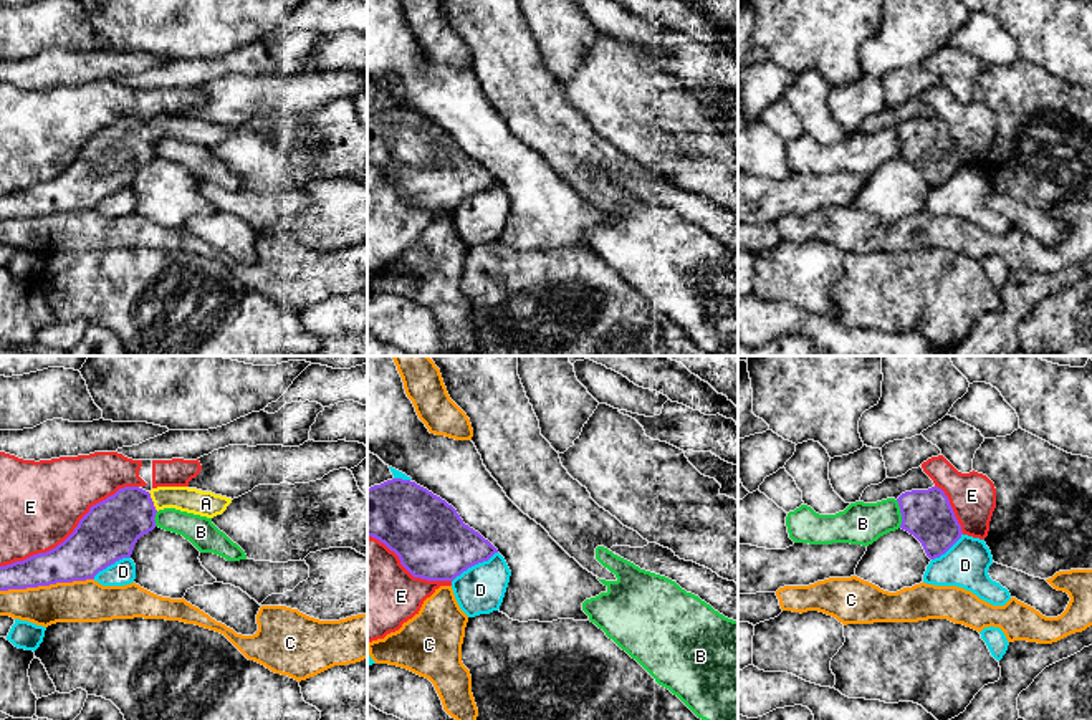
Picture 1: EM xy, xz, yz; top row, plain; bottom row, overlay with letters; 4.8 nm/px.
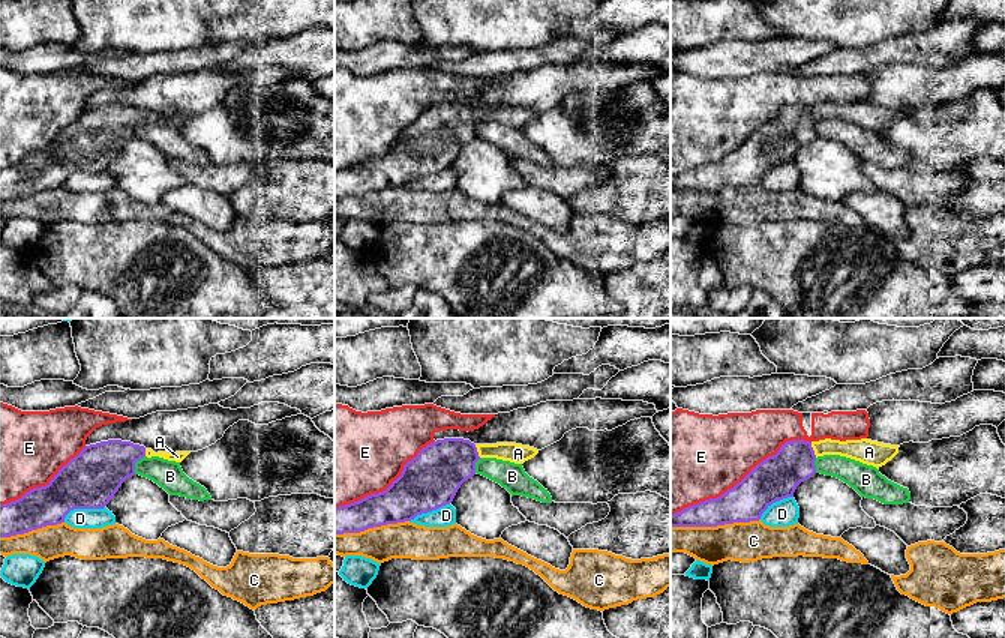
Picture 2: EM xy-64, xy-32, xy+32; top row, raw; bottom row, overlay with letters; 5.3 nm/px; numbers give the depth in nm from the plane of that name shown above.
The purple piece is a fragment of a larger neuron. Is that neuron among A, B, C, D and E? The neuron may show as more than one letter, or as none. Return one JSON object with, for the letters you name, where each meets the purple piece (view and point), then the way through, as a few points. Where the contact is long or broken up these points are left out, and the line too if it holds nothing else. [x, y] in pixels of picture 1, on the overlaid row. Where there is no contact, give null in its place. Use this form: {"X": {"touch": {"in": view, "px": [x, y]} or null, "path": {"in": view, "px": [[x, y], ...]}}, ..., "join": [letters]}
{"A": {"touch": {"in": "xy", "px": [153, 502]}, "path": {"in": "xy", "px": [[110, 530], [134, 508], [153, 502], [184, 499]]}}, "join": ["A"]}

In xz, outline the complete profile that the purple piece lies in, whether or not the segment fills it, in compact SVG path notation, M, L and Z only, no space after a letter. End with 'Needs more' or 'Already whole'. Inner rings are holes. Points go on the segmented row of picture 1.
M402 478L367 488L369 536L394 551L414 578L427 581L453 581L498 553L452 505Z. Already whole

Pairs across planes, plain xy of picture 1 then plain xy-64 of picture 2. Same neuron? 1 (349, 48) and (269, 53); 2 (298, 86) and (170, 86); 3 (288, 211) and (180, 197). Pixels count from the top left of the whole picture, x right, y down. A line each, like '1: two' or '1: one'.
1: one
2: one
3: two

